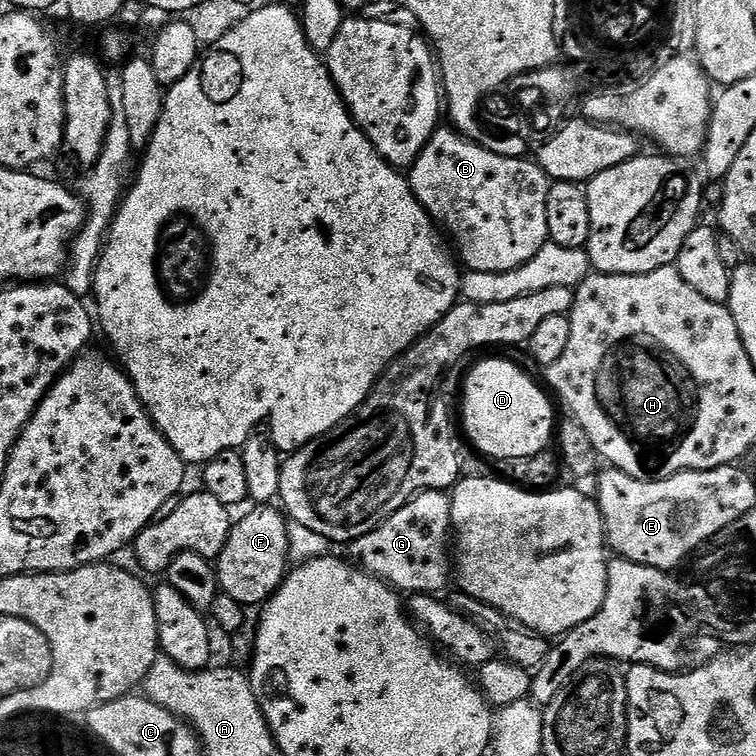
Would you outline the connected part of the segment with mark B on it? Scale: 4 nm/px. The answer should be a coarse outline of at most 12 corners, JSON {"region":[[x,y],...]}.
{"region":[[451,126],[409,188],[469,272],[549,243],[550,181]]}

